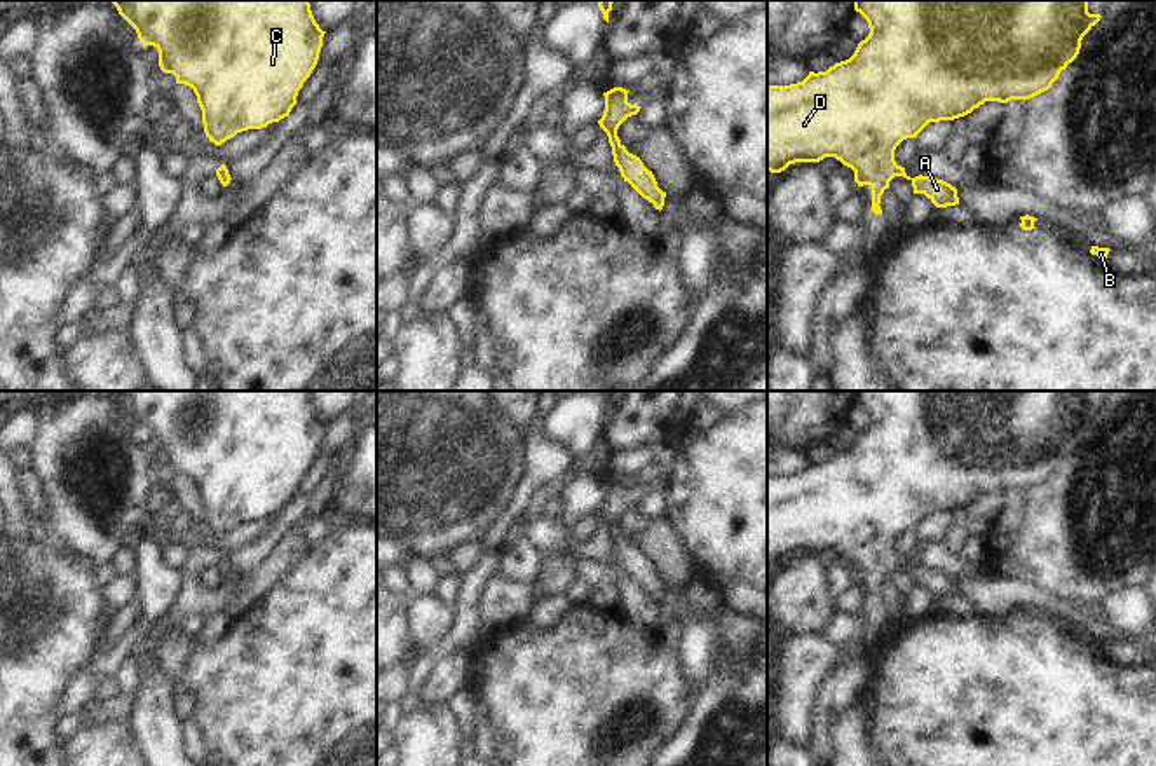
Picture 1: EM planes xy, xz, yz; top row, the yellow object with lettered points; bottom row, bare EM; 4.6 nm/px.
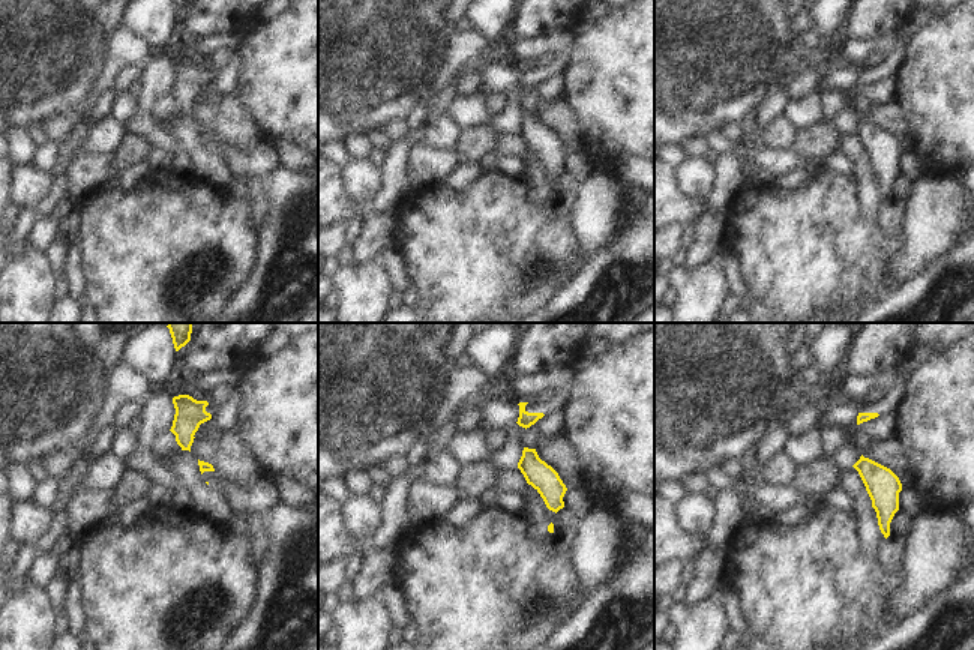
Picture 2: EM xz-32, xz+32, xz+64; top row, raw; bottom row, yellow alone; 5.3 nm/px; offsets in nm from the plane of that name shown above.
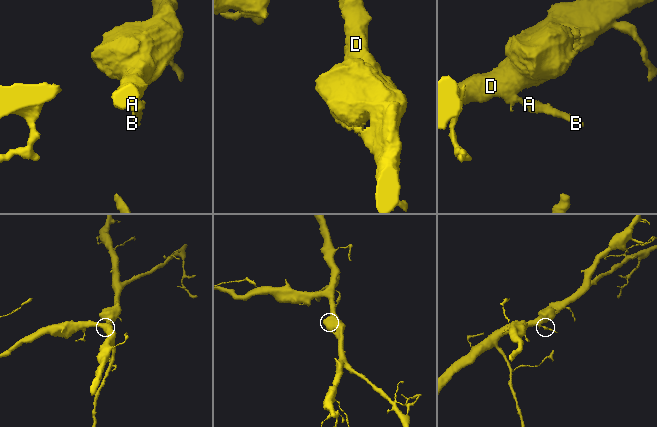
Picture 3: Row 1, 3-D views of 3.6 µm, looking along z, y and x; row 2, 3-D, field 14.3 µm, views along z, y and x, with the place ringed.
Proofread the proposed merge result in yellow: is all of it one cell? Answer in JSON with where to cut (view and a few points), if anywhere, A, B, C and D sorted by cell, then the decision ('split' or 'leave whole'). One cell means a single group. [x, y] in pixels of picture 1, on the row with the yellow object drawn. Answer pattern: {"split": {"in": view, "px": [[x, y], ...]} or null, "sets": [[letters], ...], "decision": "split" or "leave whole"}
{"split": null, "sets": [["A", "B", "C", "D"]], "decision": "leave whole"}

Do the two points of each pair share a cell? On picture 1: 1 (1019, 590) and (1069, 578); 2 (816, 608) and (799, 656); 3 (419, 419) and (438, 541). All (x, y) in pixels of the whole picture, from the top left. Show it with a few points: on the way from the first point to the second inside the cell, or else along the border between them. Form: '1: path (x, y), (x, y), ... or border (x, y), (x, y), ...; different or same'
1: border (998, 574), (1033, 581), (1074, 604); different
2: border (785, 632), (822, 634); different
3: path (419, 449), (419, 494), (426, 512); same

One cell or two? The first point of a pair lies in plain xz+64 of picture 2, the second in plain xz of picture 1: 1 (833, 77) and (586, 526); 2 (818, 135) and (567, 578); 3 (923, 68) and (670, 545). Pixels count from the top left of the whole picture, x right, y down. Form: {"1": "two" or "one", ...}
{"1": "two", "2": "one", "3": "two"}

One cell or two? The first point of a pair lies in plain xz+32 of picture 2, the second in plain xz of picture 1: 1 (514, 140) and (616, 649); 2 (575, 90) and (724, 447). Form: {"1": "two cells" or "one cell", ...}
{"1": "two cells", "2": "one cell"}

